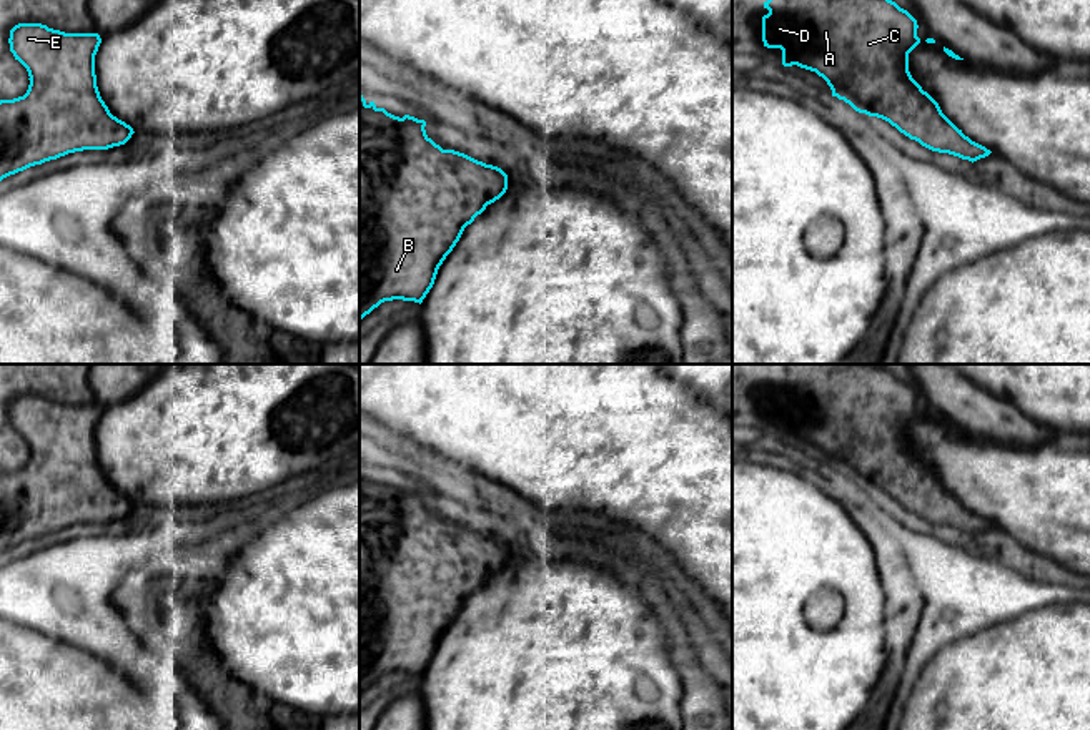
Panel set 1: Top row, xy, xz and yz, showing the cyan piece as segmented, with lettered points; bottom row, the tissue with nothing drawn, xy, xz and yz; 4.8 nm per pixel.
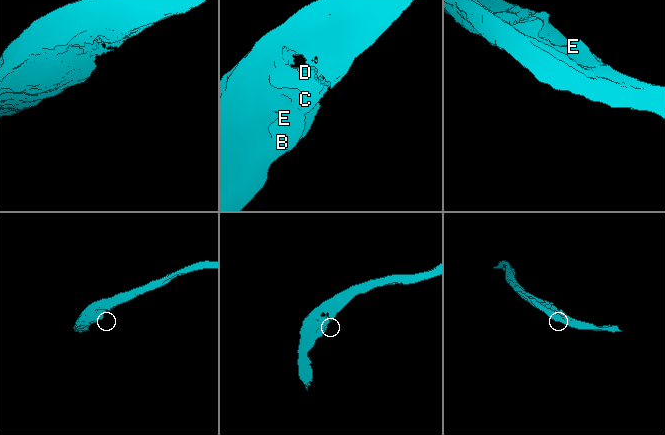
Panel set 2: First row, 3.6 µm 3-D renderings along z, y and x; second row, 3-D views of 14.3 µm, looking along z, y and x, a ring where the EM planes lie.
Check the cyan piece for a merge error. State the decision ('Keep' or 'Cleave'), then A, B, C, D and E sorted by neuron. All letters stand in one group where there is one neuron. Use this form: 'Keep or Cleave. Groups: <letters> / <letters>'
Keep. Groups: A B C D E

